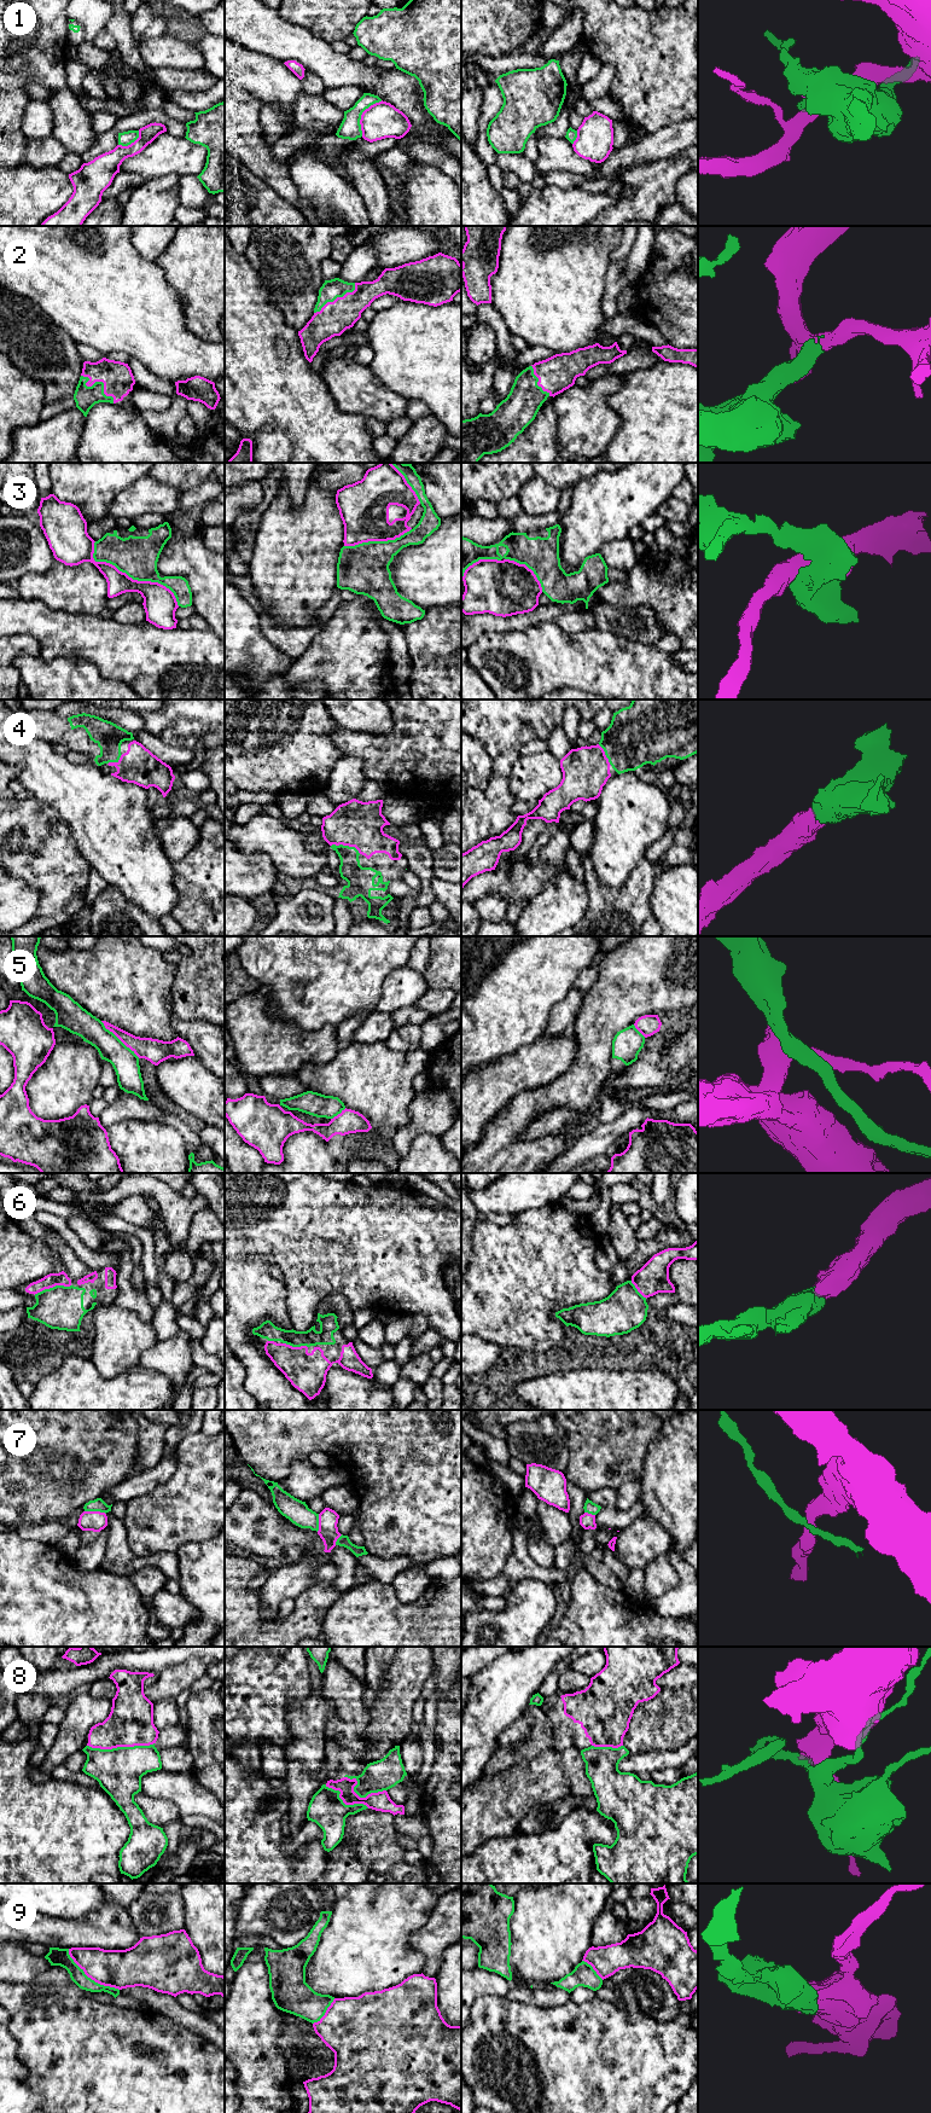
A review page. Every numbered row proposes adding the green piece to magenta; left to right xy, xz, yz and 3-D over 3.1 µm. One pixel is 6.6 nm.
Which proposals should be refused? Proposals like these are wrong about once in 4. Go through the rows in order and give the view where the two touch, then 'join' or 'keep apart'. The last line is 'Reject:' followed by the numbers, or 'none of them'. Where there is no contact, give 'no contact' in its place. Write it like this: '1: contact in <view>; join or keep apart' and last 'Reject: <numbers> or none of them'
1: contact in xz; keep apart
2: contact in xy; join
3: contact in xy; keep apart
4: contact in xz; join
5: contact in xy; keep apart
6: contact in xy; join
7: contact in xy; keep apart
8: contact in xy; keep apart
9: contact in xy; keep apart
Reject: 1, 3, 5, 7, 8, 9

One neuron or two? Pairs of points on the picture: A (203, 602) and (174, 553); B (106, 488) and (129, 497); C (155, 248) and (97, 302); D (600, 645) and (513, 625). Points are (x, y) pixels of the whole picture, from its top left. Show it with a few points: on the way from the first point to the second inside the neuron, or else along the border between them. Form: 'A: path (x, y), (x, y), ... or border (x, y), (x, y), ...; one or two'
A: path (203, 590), (203, 582), (186, 566); one
B: border (143, 477), (115, 497), (108, 515); two
C: border (131, 238), (134, 248), (145, 259), (153, 262); two
D: border (553, 621), (541, 621), (522, 630), (498, 632); two

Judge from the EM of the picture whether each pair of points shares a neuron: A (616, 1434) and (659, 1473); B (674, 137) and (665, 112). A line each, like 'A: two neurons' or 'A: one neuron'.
A: two neurons
B: two neurons

